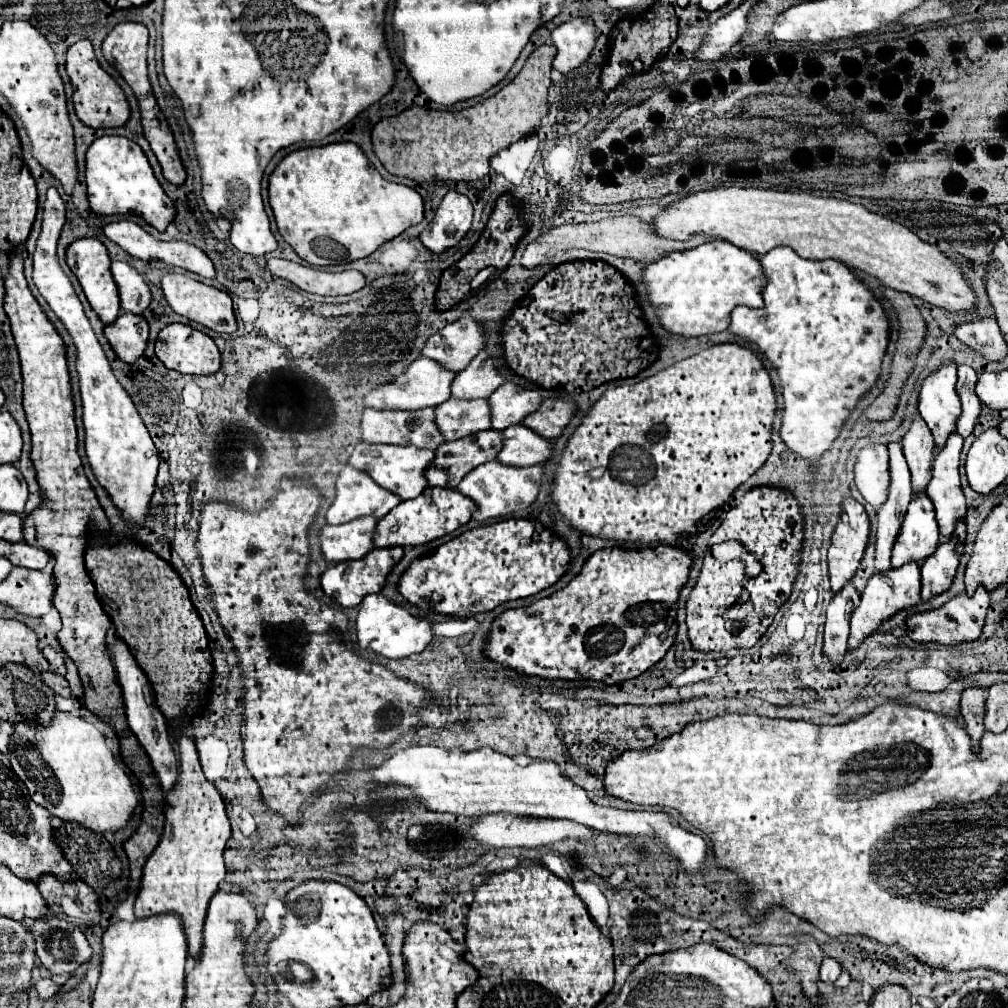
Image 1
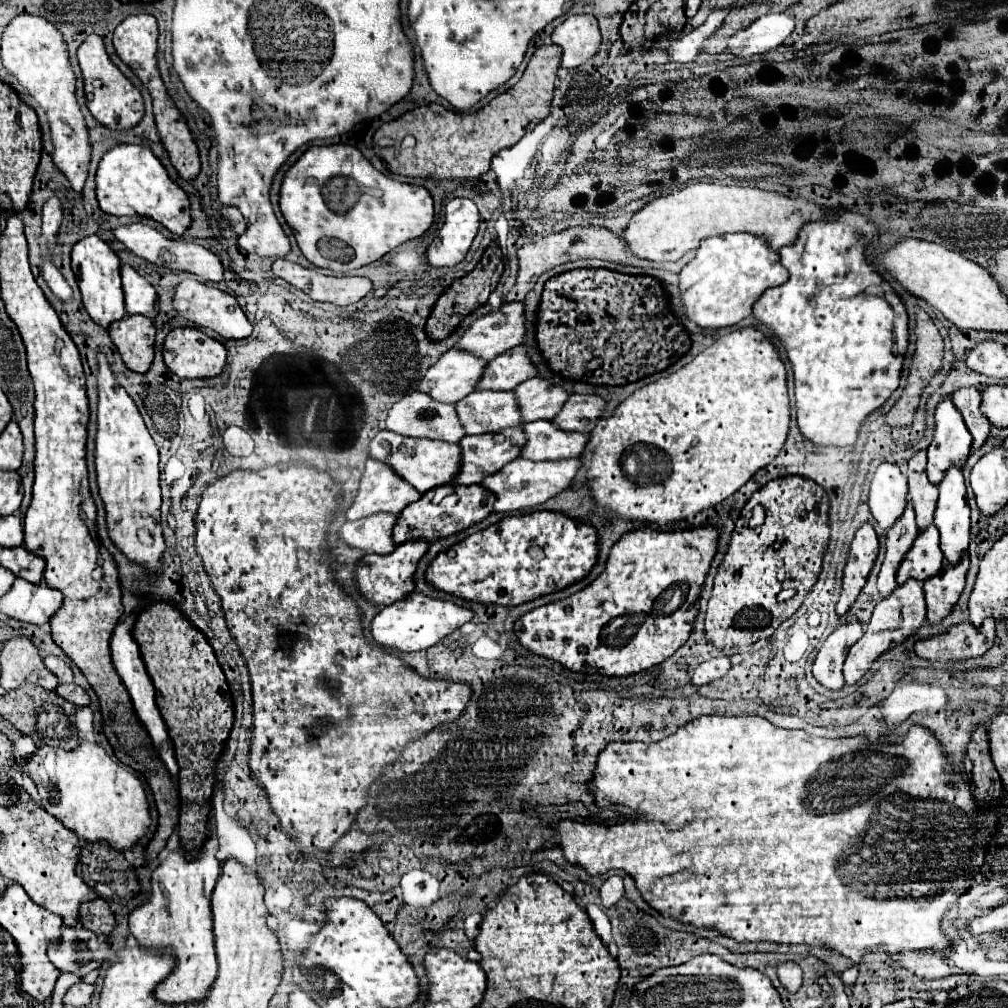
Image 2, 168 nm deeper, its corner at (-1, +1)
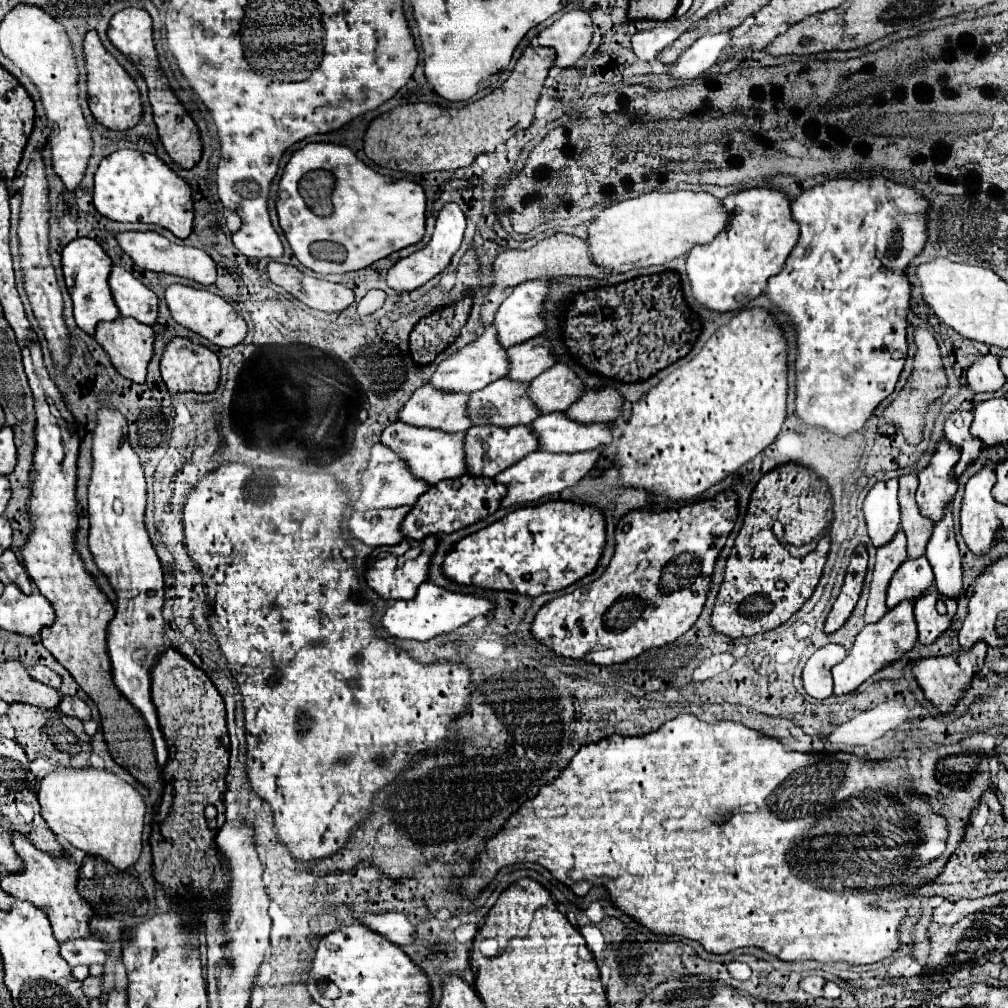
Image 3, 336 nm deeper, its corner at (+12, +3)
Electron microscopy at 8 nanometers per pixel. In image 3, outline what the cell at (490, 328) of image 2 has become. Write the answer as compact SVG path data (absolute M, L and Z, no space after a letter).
M526 281L514 287L512 295L500 305L494 327L498 343L508 349L524 343L546 329L542 319L542 301L546 295L548 281Z

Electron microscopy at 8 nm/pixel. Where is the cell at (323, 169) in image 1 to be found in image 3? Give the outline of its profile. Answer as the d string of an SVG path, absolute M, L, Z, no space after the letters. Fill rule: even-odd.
M308 143L290 157L282 173L276 211L280 217L280 227L296 259L304 267L328 275L364 269L402 247L418 243L424 235L426 197L418 183L406 179L392 181L376 173L348 147L332 143ZM312 169L326 169L336 175L336 187L332 193L334 213L330 217L314 215L298 193L298 181L302 179L302 173ZM312 243L320 247L310 249Z

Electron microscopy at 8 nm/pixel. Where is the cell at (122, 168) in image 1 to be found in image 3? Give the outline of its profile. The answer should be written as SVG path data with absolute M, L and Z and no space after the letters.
M120 149L104 157L94 175L94 207L112 221L154 223L184 239L192 231L192 191L162 159L152 153Z

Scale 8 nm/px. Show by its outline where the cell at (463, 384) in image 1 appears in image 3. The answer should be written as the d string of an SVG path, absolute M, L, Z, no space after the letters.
M534 337L520 345L506 349L508 355L508 373L506 379L512 381L532 381L546 369L550 369L556 359L548 347L546 337Z

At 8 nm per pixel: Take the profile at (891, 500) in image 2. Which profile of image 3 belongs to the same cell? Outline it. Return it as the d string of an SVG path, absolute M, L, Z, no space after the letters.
M898 479L878 481L864 499L864 519L872 545L886 545L900 529L898 509Z

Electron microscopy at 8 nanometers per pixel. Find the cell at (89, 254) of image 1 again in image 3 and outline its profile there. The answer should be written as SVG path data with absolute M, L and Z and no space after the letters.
M90 237L74 239L62 251L62 271L64 271L66 289L68 289L68 293L72 297L72 303L74 303L74 319L76 319L76 325L82 331L86 331L88 335L94 333L94 329L100 321L112 321L120 315L118 307L112 299L110 287L108 287L110 269L112 269L110 257Z

